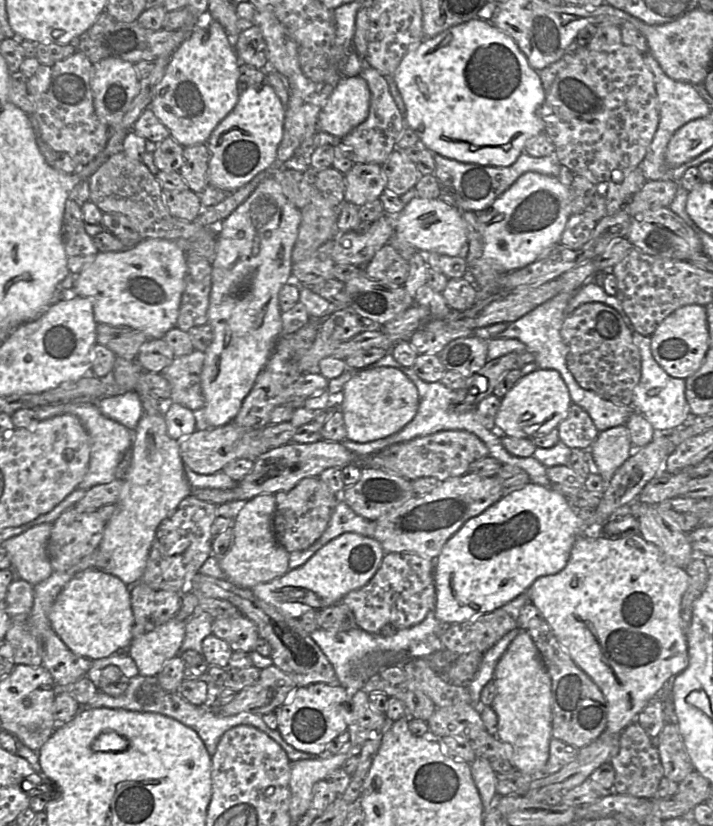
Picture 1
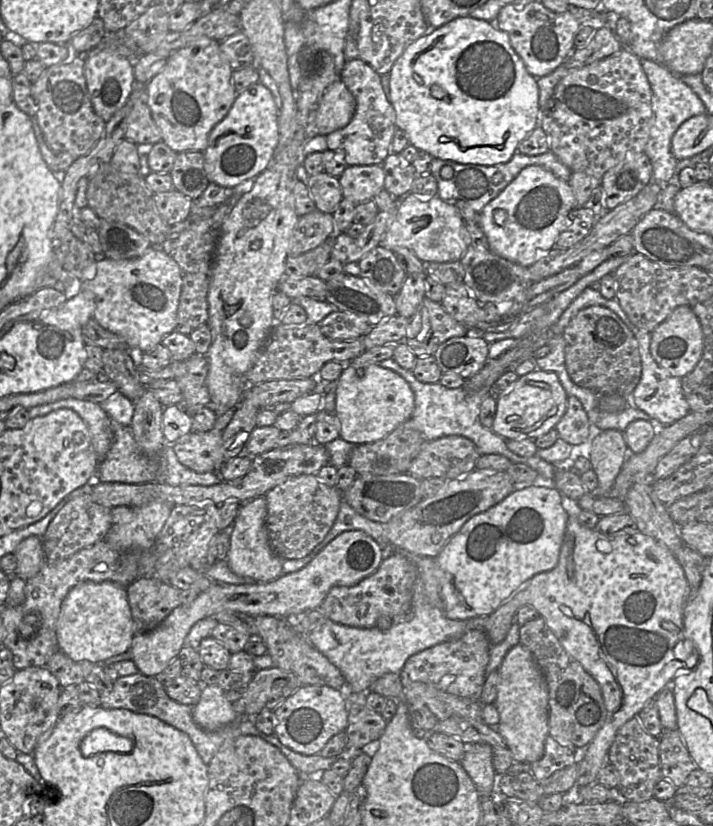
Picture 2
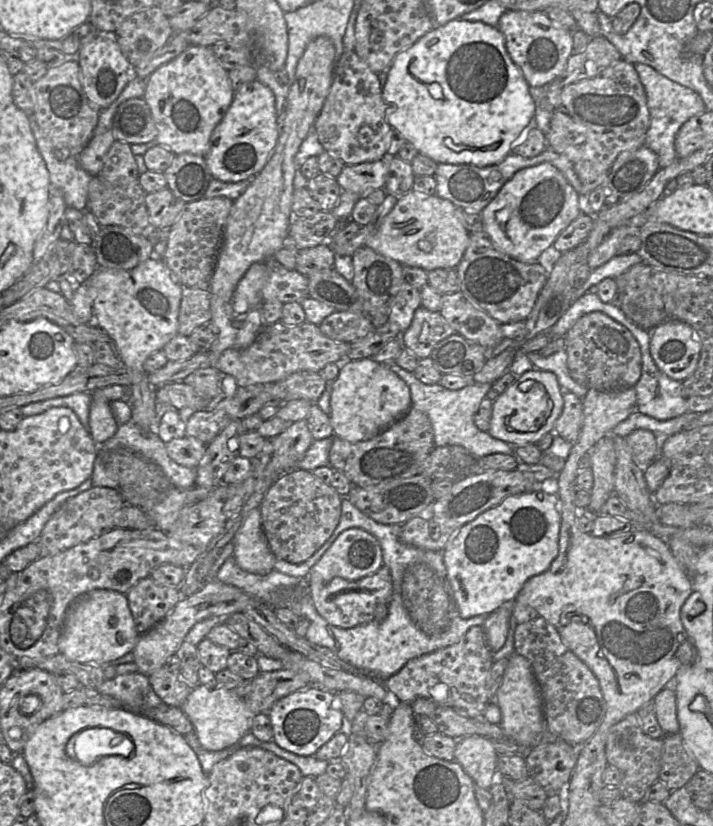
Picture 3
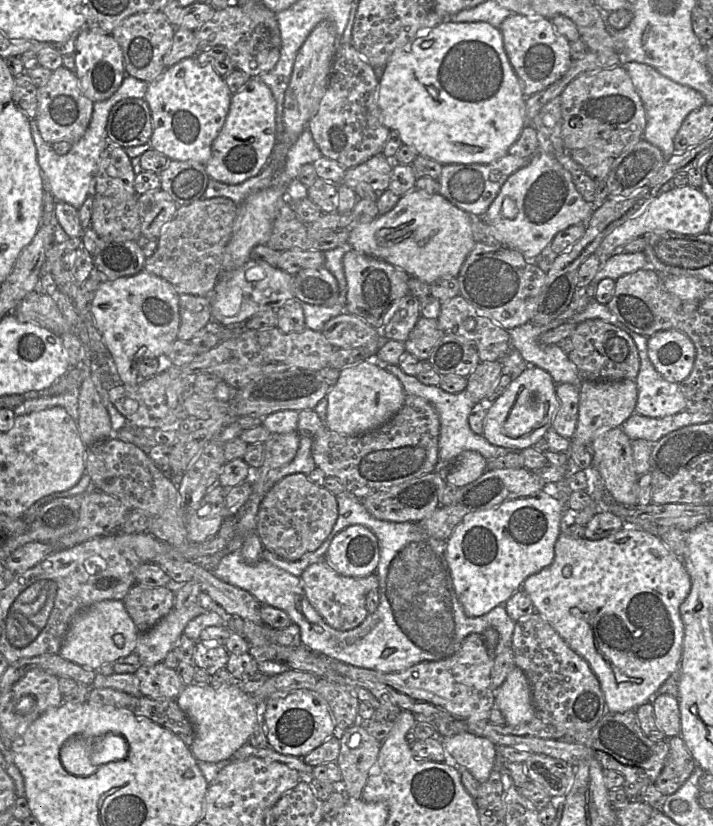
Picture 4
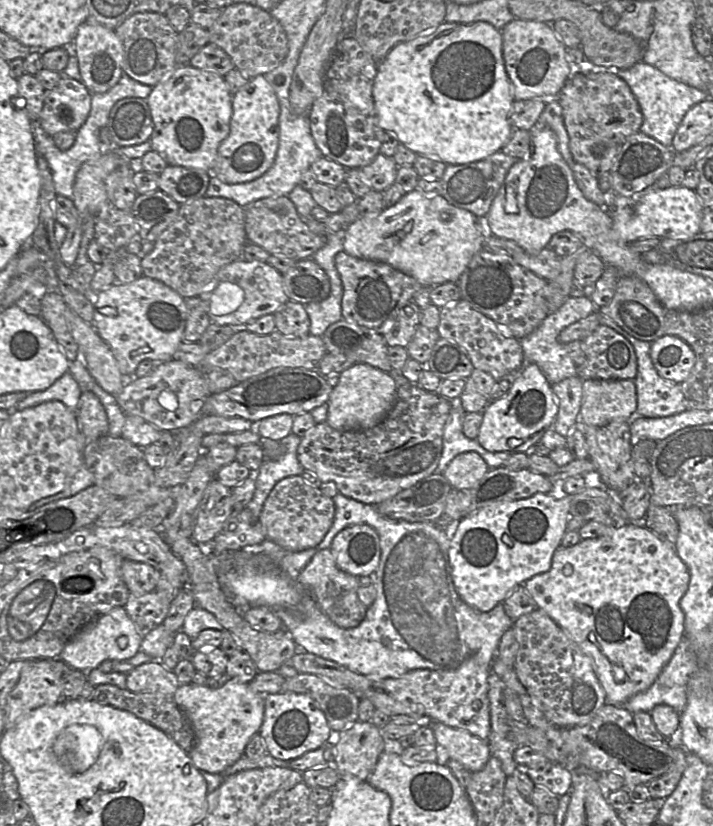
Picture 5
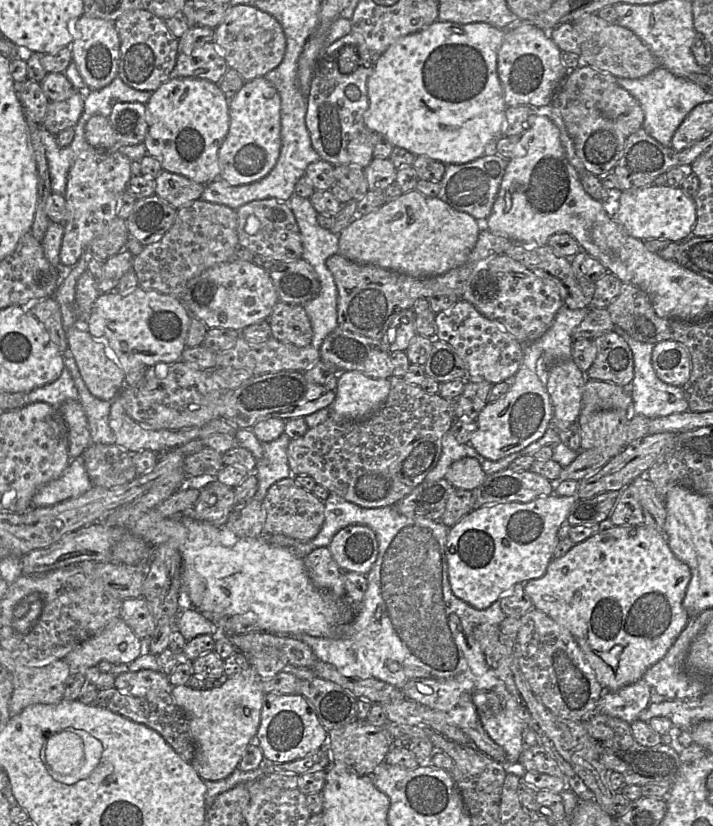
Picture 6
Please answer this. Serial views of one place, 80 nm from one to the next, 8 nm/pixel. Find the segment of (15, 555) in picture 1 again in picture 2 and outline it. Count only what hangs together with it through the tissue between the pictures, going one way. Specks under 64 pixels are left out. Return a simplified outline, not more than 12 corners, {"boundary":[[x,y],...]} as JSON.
{"boundary":[[29,536],[14,551],[15,574],[34,577],[46,563],[42,537]]}

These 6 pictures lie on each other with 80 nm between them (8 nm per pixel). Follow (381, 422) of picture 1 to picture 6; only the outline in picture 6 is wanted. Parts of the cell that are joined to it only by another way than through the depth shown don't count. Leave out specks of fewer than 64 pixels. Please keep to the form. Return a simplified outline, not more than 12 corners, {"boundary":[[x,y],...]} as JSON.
{"boundary":[[339,372],[330,417],[367,419],[385,403],[390,379]]}

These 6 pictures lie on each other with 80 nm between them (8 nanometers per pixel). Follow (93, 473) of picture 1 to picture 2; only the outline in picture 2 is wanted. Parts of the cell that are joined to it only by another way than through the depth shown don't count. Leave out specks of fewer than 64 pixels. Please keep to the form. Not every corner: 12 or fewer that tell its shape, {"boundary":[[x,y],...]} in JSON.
{"boundary":[[68,398],[32,407],[32,419],[71,409],[85,422],[99,464],[114,438],[101,403]]}

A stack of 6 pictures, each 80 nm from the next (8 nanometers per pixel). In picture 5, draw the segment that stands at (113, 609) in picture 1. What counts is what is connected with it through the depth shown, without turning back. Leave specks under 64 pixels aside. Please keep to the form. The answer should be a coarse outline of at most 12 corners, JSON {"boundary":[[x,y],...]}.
{"boundary":[[124,607],[83,626],[59,658],[88,672],[127,661],[144,635]]}

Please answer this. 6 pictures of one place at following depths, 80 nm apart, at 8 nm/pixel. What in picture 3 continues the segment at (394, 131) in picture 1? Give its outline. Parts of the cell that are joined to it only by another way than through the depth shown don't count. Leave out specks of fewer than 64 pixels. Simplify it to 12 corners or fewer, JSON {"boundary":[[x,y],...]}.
{"boundary":[[337,60],[313,130],[346,166],[387,159],[377,73]]}

